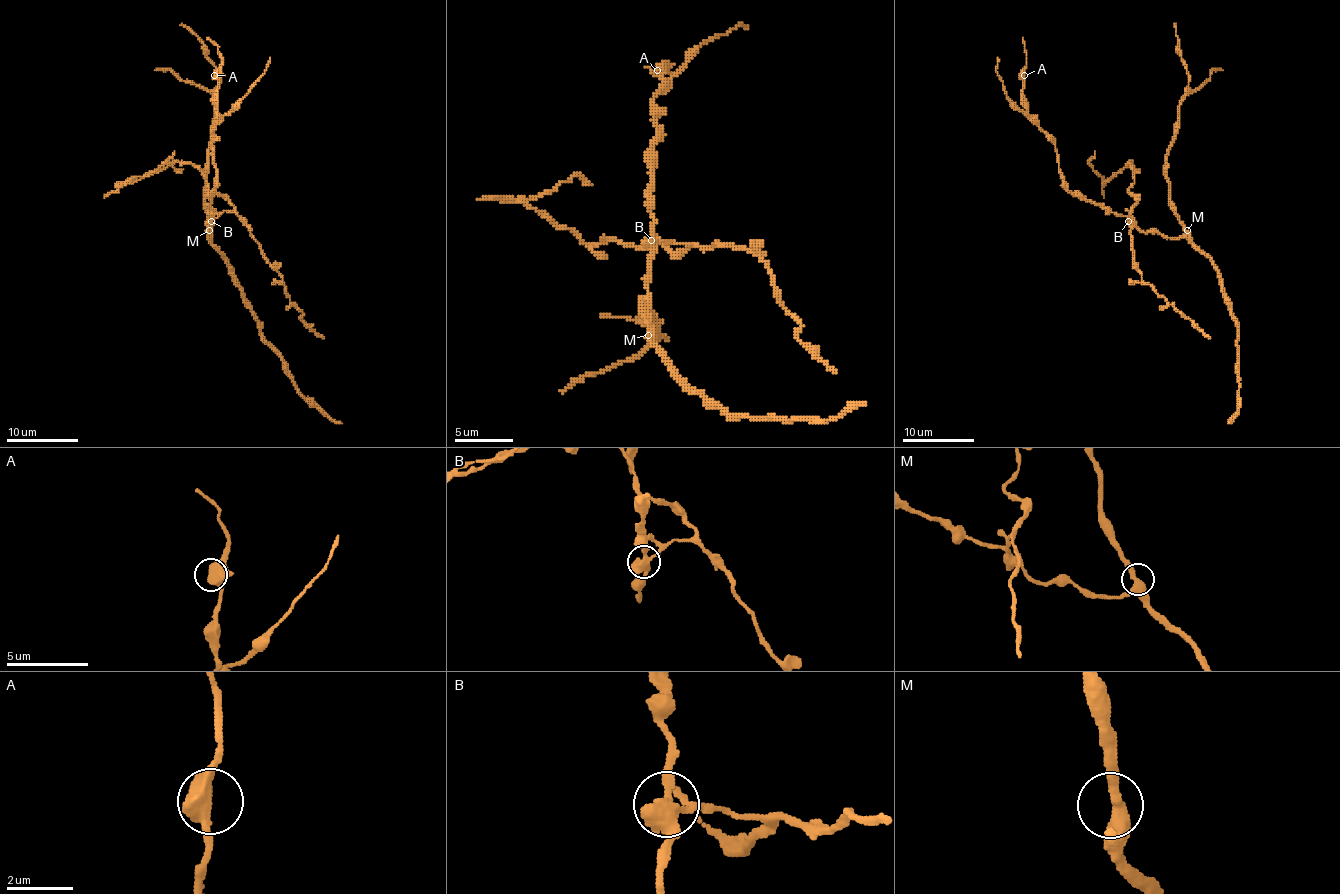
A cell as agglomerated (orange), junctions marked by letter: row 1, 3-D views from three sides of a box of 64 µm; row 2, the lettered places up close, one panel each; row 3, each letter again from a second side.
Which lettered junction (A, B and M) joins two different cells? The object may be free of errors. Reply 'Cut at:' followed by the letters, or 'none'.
Cut at: B

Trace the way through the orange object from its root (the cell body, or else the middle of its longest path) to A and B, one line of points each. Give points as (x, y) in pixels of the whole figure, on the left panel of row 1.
A: (209, 234), (212, 214), (210, 194), (216, 189), (212, 128), (218, 120), (218, 79), (214, 75)
B: (209, 234), (210, 221)

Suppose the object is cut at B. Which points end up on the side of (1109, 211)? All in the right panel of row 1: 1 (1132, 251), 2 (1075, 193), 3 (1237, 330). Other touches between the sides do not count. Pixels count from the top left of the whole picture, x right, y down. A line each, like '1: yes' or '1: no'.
1: no
2: yes
3: yes

